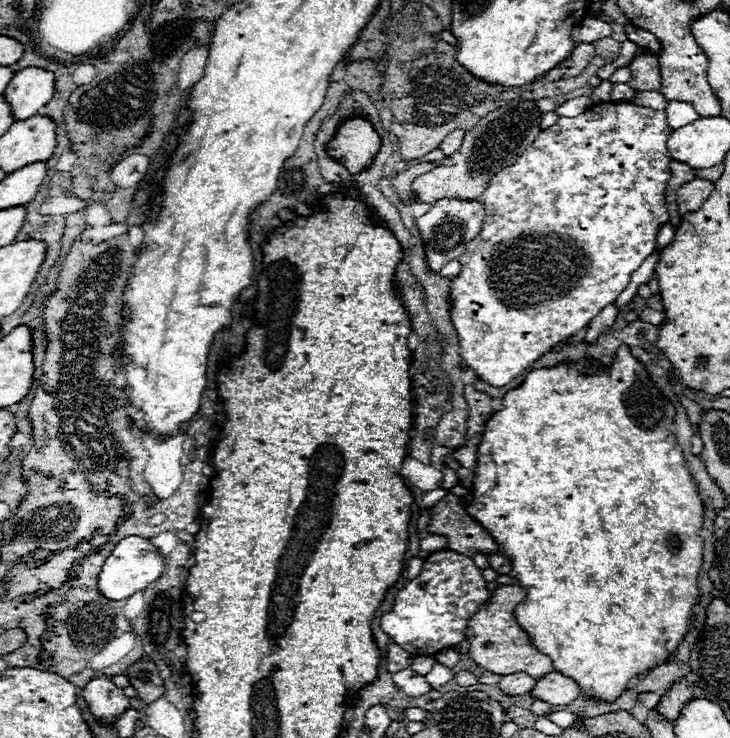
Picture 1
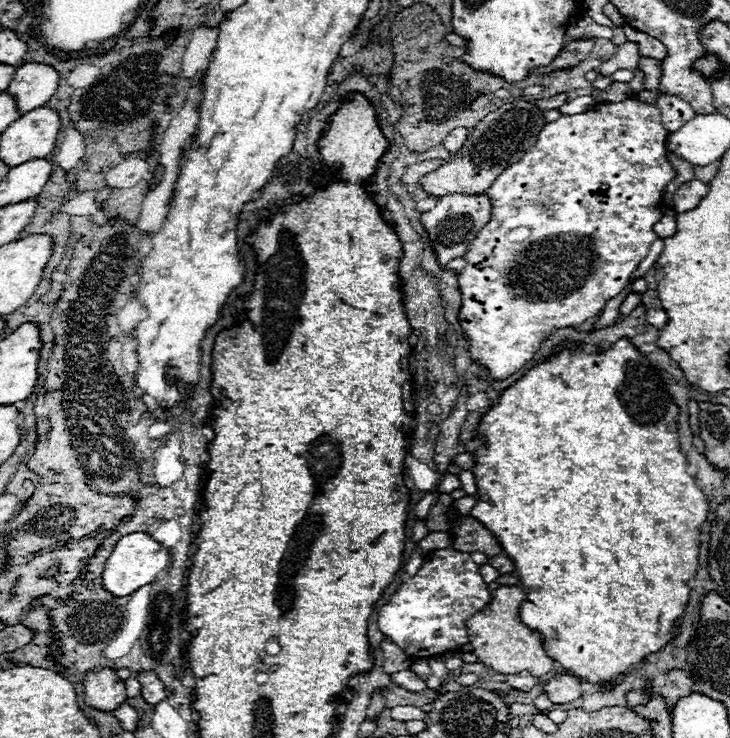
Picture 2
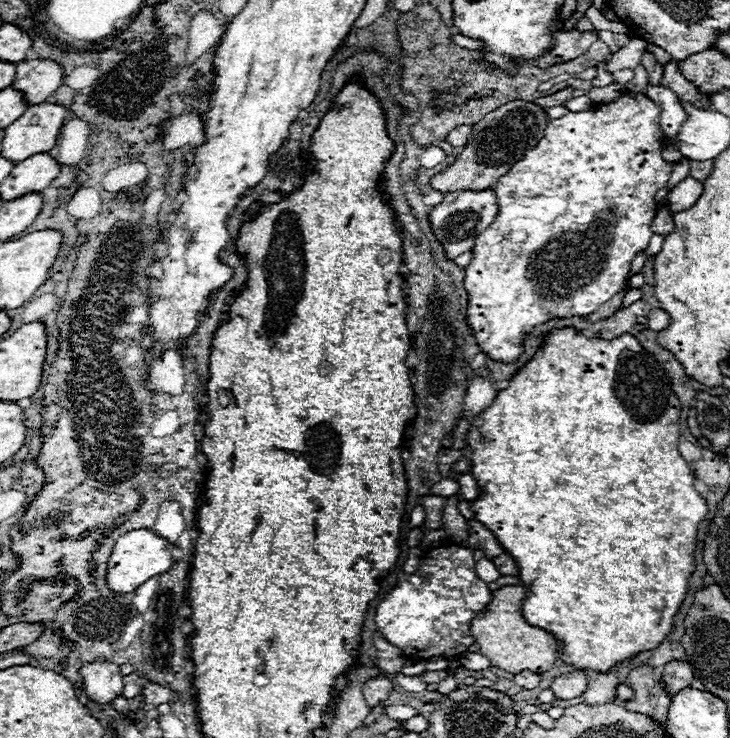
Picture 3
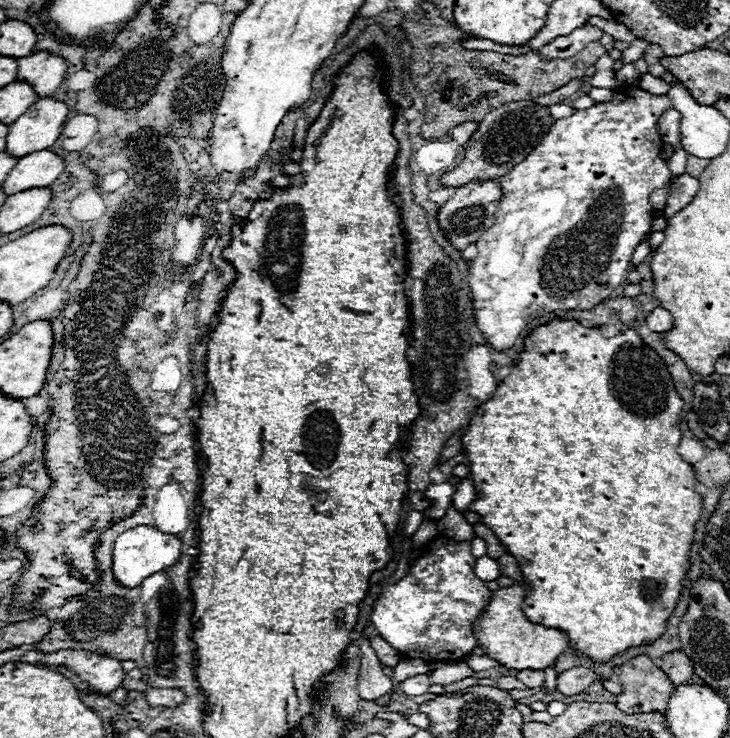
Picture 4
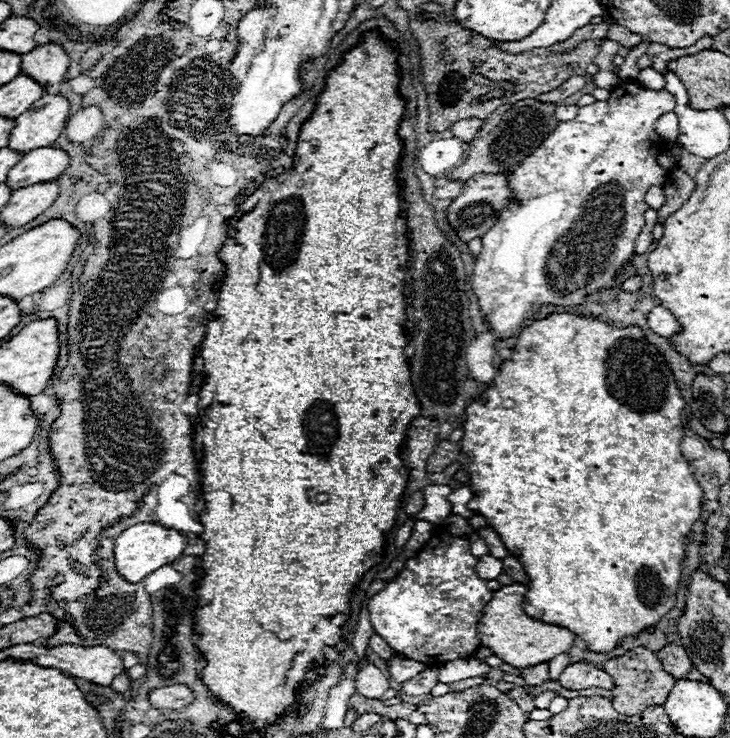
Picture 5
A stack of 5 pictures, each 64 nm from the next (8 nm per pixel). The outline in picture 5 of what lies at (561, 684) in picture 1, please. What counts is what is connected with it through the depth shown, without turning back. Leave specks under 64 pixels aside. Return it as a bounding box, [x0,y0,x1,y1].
[558,664,614,690]

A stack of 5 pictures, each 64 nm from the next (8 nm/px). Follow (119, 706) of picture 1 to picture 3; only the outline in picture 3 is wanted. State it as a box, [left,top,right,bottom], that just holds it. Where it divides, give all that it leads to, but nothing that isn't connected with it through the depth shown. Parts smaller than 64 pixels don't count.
[82,662,122,704]

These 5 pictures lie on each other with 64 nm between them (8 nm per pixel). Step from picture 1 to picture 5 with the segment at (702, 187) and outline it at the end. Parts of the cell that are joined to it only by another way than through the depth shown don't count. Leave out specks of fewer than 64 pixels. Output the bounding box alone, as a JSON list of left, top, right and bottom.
[658,170,694,222]

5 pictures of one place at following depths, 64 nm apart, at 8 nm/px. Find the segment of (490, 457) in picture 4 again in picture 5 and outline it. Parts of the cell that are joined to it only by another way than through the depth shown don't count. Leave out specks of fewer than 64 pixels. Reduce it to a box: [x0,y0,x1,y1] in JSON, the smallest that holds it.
[460,314,702,652]

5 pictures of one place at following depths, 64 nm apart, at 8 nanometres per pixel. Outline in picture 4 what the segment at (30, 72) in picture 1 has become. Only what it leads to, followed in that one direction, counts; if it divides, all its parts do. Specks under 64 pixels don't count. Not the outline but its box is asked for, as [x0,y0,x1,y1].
[16,52,66,98]

